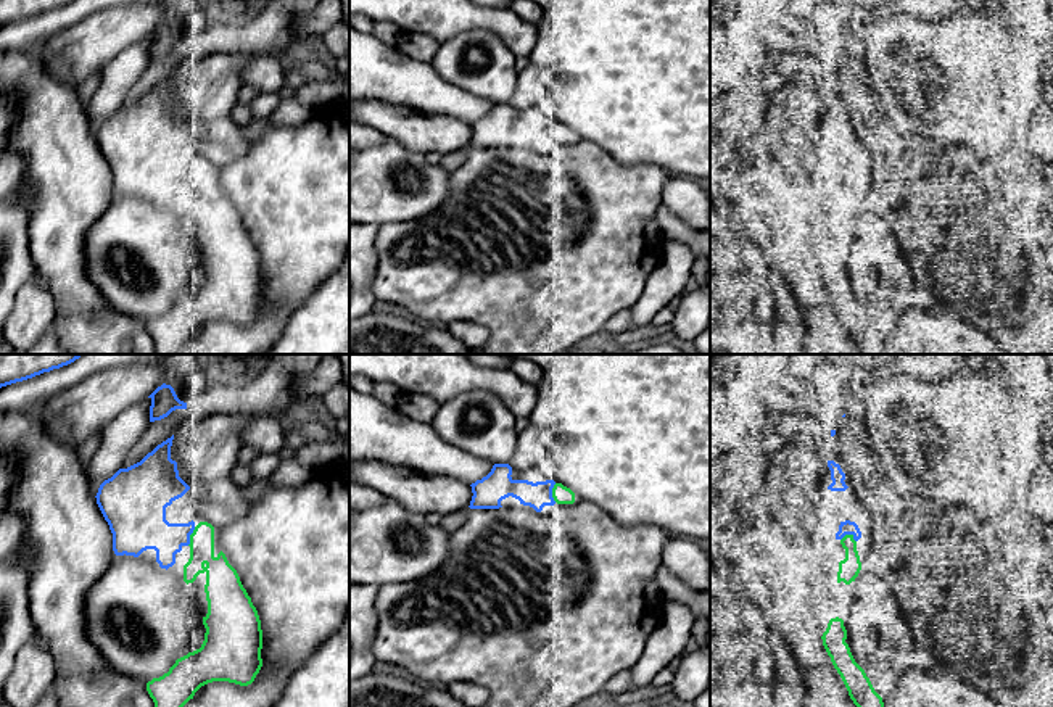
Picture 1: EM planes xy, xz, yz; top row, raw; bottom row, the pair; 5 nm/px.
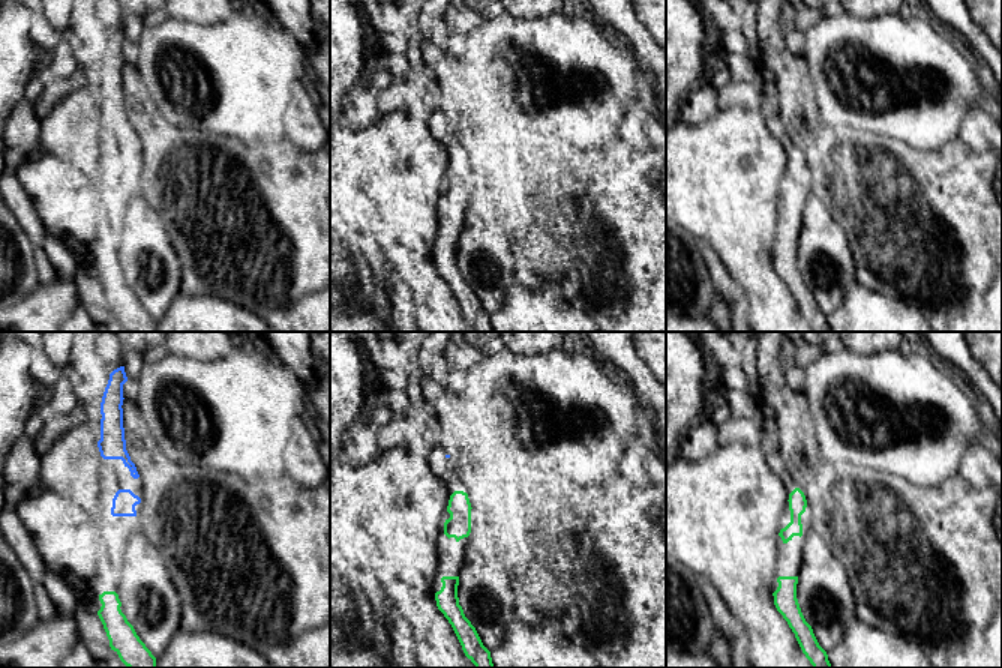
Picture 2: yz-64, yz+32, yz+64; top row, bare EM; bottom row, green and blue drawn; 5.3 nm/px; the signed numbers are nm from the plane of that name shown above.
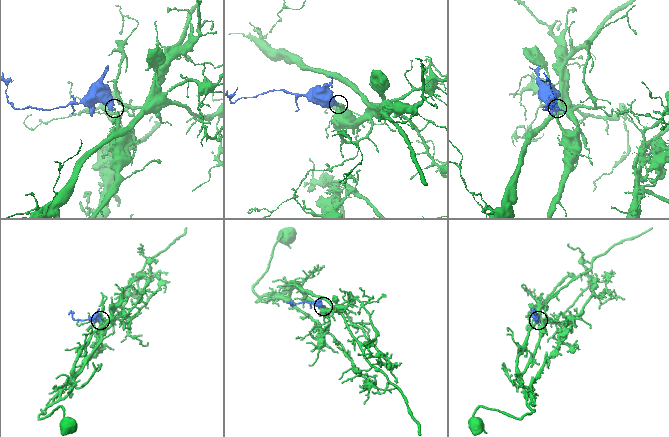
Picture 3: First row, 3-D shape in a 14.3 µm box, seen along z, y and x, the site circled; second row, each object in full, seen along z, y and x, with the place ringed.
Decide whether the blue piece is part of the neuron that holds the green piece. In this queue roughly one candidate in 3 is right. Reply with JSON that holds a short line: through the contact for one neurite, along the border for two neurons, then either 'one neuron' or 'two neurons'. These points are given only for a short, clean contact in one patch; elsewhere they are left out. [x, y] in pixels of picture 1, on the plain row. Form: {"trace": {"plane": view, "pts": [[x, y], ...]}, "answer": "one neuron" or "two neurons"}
{"answer": "one neuron"}

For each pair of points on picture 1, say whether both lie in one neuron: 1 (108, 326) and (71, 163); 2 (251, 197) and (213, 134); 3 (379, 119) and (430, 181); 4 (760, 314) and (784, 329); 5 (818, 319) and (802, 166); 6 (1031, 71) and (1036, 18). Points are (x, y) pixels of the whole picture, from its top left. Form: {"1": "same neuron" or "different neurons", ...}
{"1": "same neuron", "2": "different neurons", "3": "different neurons", "4": "different neurons", "5": "same neuron", "6": "different neurons"}

